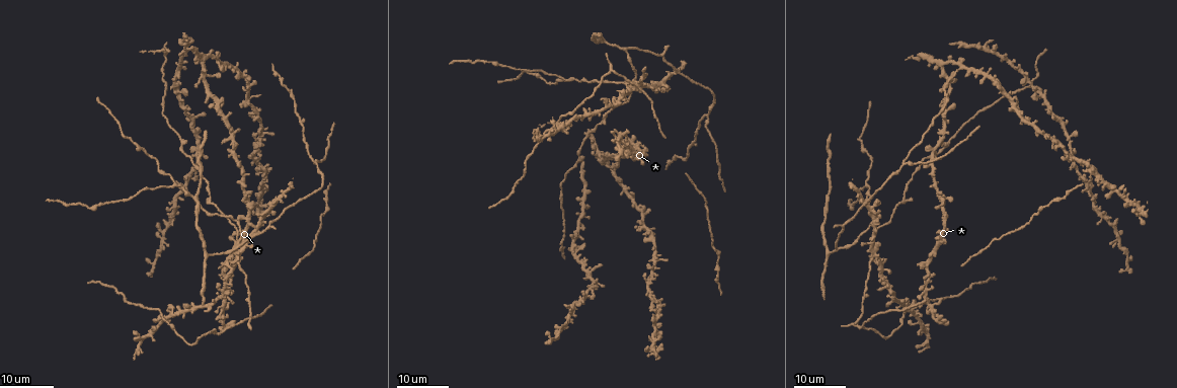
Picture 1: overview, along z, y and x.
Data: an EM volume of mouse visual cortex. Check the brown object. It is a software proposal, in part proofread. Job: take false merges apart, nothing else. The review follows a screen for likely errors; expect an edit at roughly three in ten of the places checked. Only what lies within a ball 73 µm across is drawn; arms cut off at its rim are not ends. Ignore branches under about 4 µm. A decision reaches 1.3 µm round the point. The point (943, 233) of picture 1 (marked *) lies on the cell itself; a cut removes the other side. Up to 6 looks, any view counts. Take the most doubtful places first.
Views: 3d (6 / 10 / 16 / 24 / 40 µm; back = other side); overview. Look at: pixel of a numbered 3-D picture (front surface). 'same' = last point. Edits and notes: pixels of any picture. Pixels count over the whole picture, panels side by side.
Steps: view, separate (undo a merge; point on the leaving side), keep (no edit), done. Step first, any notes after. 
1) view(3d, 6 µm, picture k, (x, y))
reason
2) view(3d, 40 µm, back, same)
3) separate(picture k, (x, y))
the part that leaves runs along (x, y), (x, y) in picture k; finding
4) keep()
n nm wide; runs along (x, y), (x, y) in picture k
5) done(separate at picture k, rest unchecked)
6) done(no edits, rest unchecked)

view(3d, 16 µm, picture 1, (237, 262))

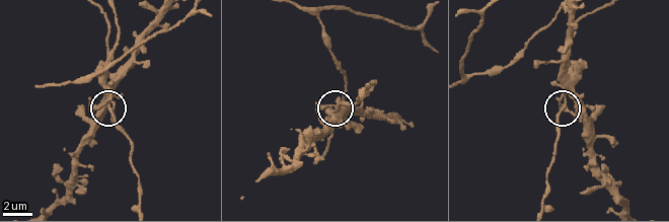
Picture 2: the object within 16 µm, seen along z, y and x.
view(3d, 10 µm, picture 2, (565, 107))

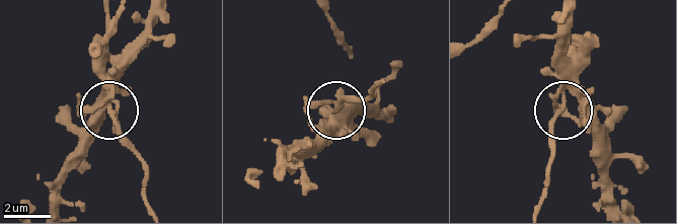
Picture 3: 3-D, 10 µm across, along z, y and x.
view(3d, 6 µm, picture 3, (335, 108))

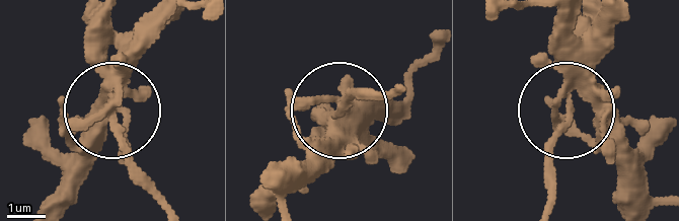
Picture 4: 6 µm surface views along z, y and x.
keep()
220 nm wide; continuous, no second cell

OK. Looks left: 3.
view(3d, 24 µm, picture 1, (866, 228))

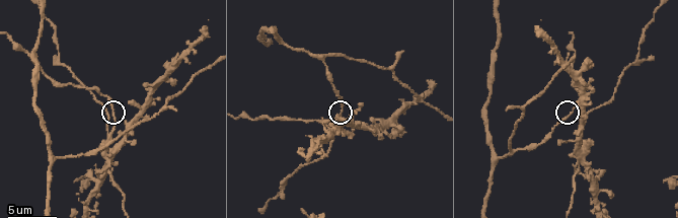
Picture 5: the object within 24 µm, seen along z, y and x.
view(3d, 10 µm, picture 5, (341, 116))

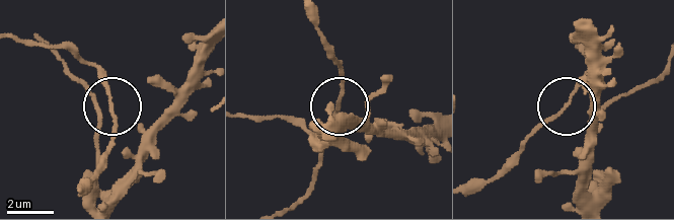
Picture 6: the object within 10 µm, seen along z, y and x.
view(3d, 10 µm, back, picture 6, (565, 106))
from behind

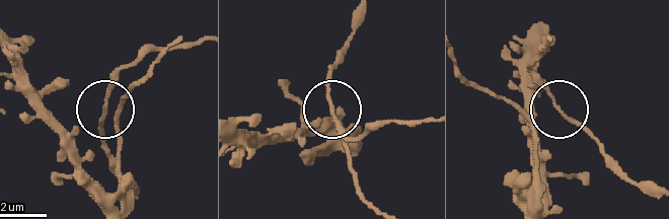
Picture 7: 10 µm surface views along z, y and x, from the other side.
keep()
110 nm wide; runs along (532, 203), (537, 156), (532, 122), (559, 104), (528, 71) in picture 7; continuous, no second cell

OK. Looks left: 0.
done(no edits, rest unchecked)

